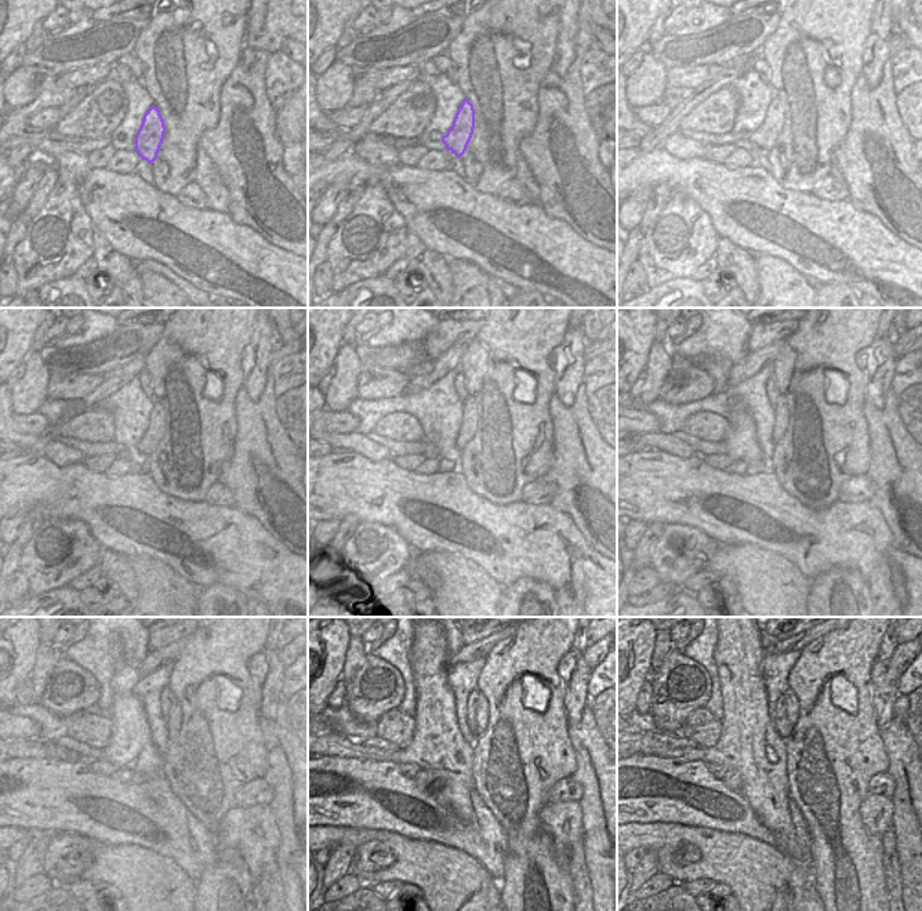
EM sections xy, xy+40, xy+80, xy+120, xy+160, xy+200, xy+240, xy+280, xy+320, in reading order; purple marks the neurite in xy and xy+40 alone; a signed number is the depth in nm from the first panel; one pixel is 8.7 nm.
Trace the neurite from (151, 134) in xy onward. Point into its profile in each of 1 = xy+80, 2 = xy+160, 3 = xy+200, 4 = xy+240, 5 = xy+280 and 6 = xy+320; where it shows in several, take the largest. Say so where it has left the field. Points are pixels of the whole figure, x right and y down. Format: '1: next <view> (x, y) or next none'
1: next xy+80 (765, 137)
2: next xy+160 (468, 427)
3: next xy+200 (780, 410)
4: next xy+240 (174, 718)
5: next xy+280 (483, 712)
6: next xy+320 (792, 703)

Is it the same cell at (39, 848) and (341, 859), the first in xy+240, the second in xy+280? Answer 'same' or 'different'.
same

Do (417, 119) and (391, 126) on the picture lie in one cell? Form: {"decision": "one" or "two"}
{"decision": "one"}

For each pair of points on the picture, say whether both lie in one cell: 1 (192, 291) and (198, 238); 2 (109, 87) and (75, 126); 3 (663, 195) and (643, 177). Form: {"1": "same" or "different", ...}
{"1": "different", "2": "same", "3": "different"}

